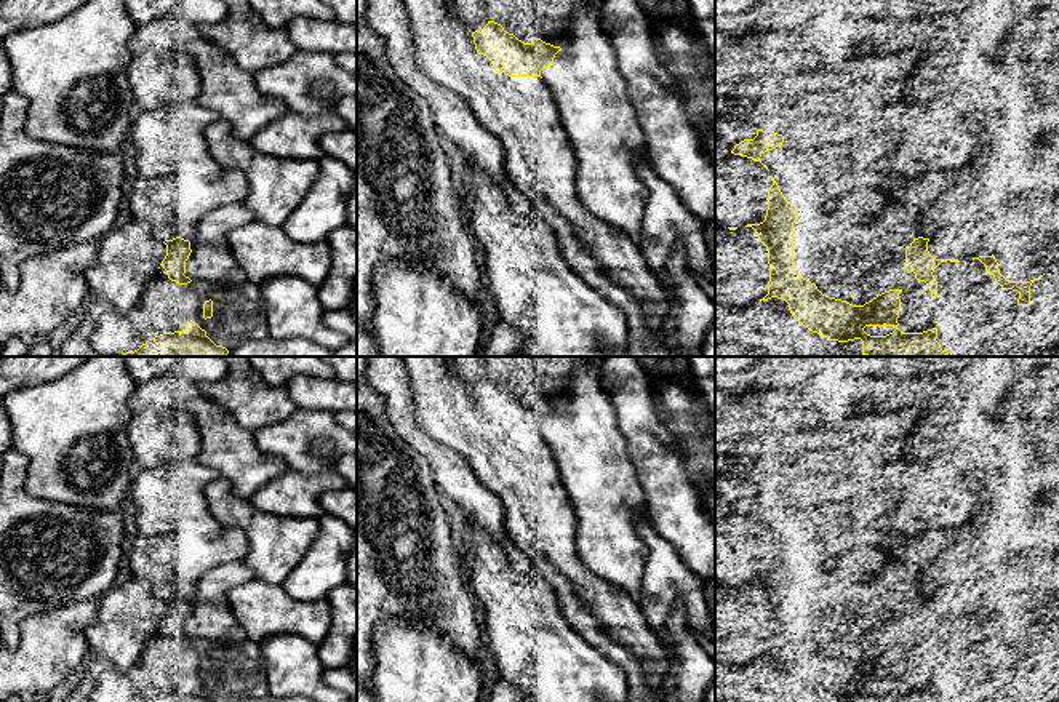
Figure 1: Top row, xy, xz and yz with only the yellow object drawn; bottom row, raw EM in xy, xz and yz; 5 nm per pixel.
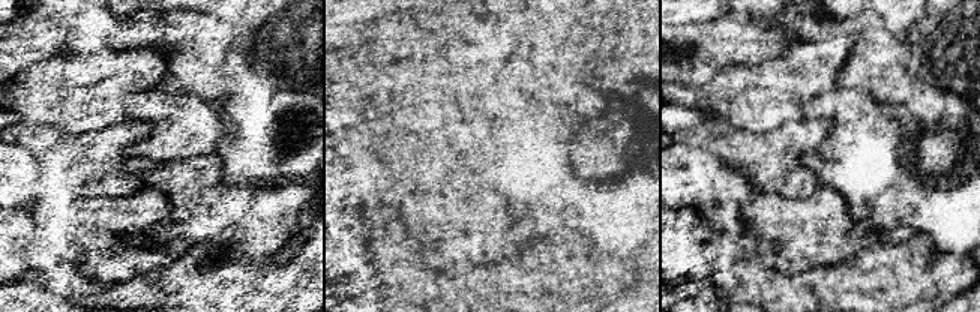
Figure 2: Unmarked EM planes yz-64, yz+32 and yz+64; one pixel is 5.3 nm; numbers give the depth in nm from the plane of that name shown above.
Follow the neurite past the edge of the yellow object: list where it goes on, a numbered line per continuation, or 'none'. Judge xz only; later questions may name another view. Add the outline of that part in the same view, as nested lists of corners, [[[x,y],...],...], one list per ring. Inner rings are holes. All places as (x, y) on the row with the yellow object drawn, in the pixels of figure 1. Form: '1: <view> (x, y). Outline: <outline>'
none

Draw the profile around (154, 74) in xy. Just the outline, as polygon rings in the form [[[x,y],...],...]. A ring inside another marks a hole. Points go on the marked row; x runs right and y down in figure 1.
[[[142,30],[142,42],[138,34],[128,43],[130,64],[126,75],[134,101],[142,109],[160,109],[178,99],[198,99],[202,82],[194,58],[182,45],[155,48],[147,42],[149,30]]]

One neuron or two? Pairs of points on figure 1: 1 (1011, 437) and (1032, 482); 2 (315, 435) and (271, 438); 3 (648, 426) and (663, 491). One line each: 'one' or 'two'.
1: two
2: one
3: one

